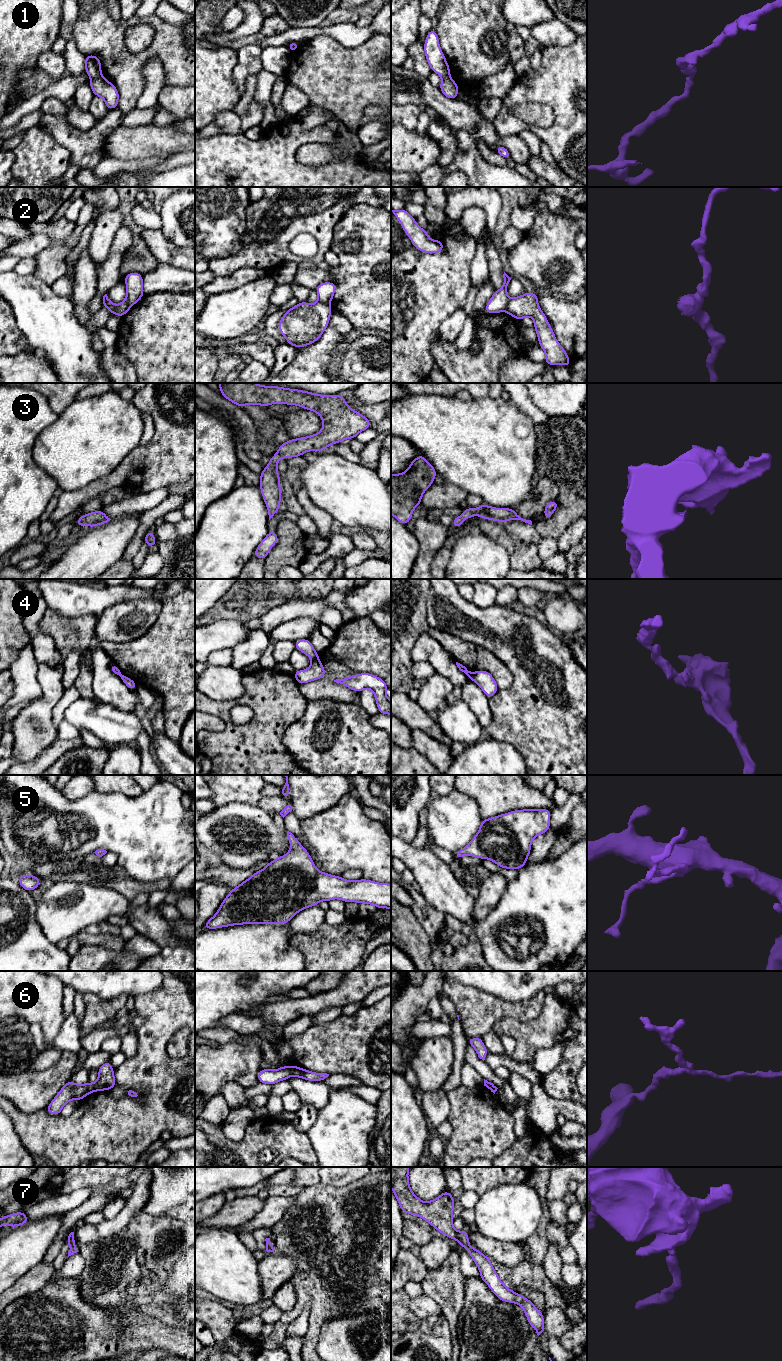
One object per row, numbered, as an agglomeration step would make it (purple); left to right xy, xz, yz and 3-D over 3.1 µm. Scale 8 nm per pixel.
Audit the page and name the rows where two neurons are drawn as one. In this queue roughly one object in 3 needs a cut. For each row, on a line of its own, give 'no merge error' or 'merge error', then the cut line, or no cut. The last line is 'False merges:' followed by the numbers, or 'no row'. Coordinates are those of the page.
1: merge error; cut in xy along (101, 75), (91, 79)
2: merge error; cut in xz along (318, 300), (329, 306)
3: no merge error; no cut
4: merge error; cut in xz along (318, 657), (313, 661)
5: no merge error; no cut
6: merge error; cut in xz along (288, 1067), (291, 1074)
7: no merge error; no cut
False merges: 1, 2, 4, 6

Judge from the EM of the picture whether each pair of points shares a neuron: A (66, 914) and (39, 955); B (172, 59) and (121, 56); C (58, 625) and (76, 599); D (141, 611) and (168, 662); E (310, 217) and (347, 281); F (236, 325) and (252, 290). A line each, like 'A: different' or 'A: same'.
A: different
B: same
C: different
D: different
E: different
F: same

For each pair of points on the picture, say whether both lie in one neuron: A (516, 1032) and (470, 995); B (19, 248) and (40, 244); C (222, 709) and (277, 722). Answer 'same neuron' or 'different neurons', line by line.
A: different neurons
B: same neuron
C: same neuron

